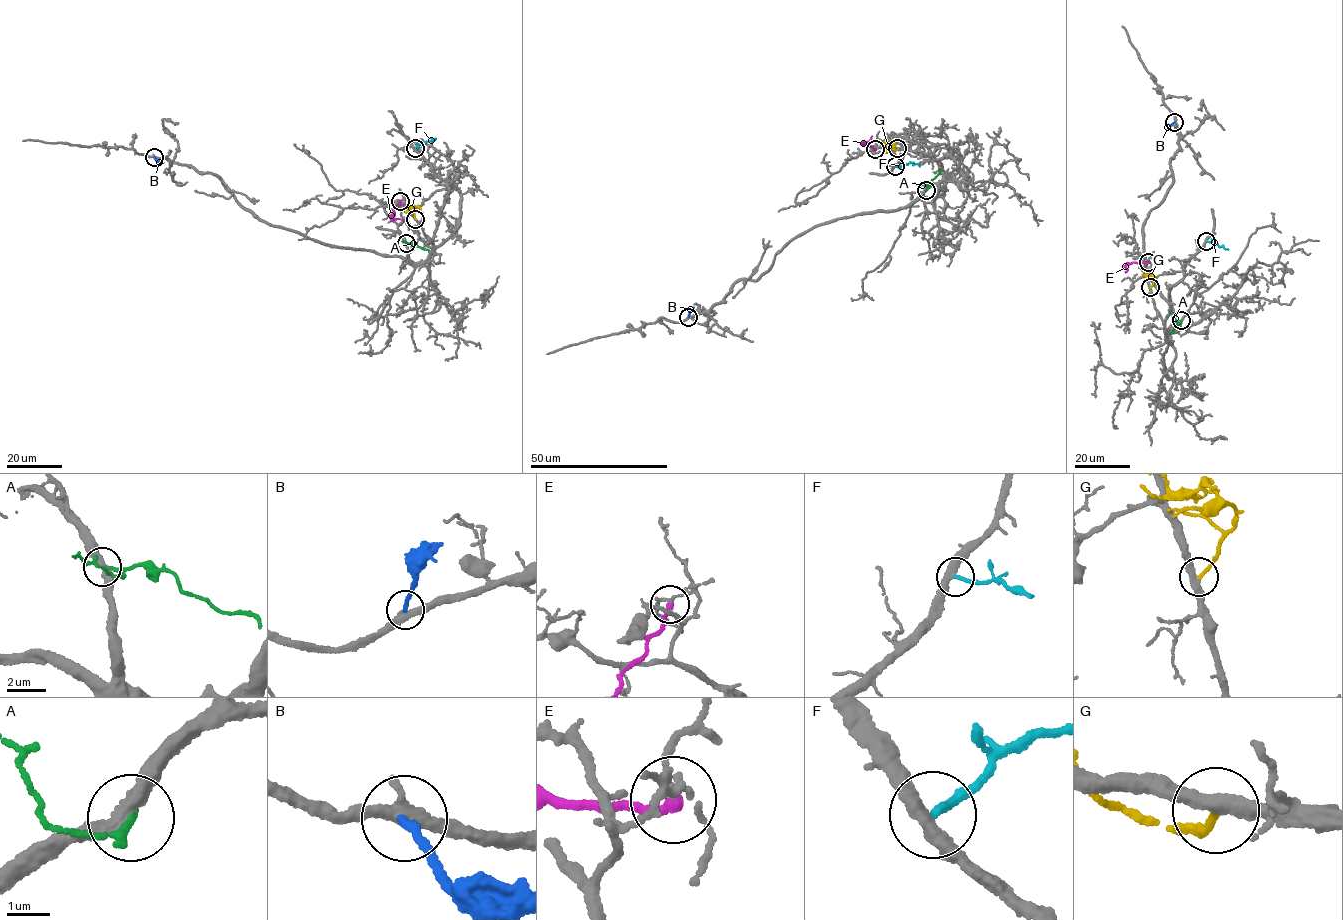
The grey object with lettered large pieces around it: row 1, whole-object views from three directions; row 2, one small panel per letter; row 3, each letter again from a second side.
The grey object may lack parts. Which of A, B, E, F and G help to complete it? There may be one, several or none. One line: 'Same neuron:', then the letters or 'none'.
Same neuron: none

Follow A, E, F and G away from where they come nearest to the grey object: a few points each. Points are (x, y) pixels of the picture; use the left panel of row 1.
A: (406, 243), (416, 243), (428, 251)
E: (400, 201), (392, 217), (403, 220)
F: (414, 148), (435, 138)
G: (415, 219), (414, 206), (406, 211), (406, 209)

